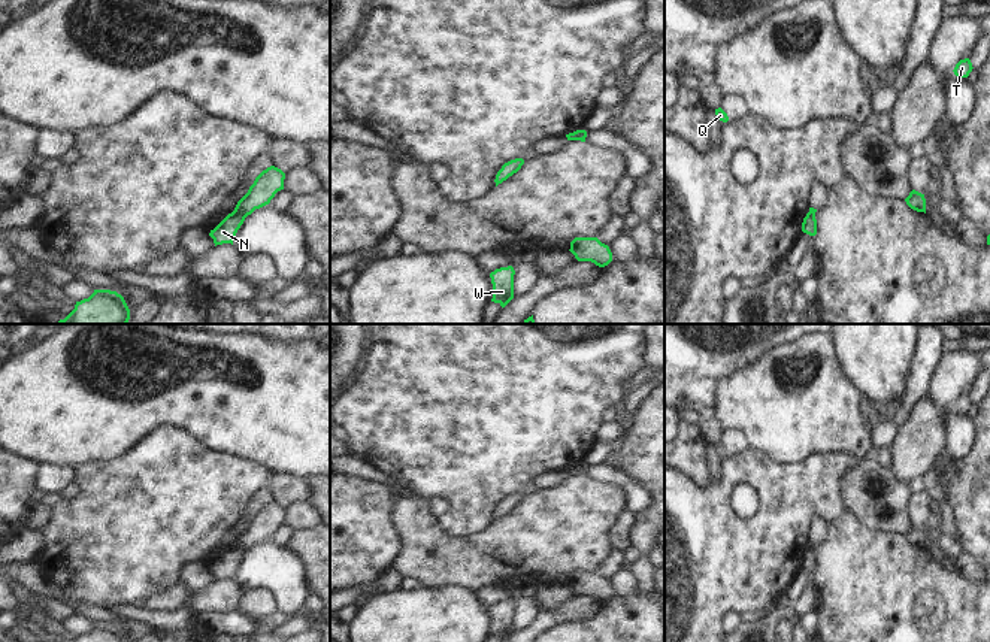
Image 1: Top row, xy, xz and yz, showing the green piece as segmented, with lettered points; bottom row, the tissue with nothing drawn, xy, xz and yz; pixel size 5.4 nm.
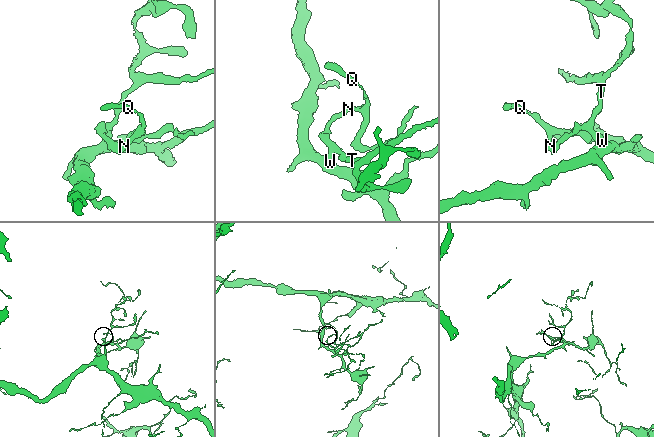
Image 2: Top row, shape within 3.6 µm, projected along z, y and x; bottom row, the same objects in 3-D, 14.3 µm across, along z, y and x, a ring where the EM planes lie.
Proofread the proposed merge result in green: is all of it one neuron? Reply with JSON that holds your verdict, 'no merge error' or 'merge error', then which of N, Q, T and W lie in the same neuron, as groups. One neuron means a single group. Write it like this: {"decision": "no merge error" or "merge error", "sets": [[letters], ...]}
{"decision": "merge error", "sets": [["N", "T", "W"], ["Q"]]}

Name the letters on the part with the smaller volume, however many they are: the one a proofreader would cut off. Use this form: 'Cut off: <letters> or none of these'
Cut off: Q

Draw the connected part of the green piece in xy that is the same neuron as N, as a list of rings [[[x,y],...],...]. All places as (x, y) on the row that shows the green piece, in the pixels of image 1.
[[[231,212],[214,230],[211,230],[209,236],[214,239],[215,246],[222,243],[233,245],[233,239],[245,218],[246,216],[242,214]]]

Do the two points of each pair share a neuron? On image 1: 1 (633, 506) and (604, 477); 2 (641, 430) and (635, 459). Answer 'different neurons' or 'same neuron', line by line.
1: same neuron
2: same neuron

